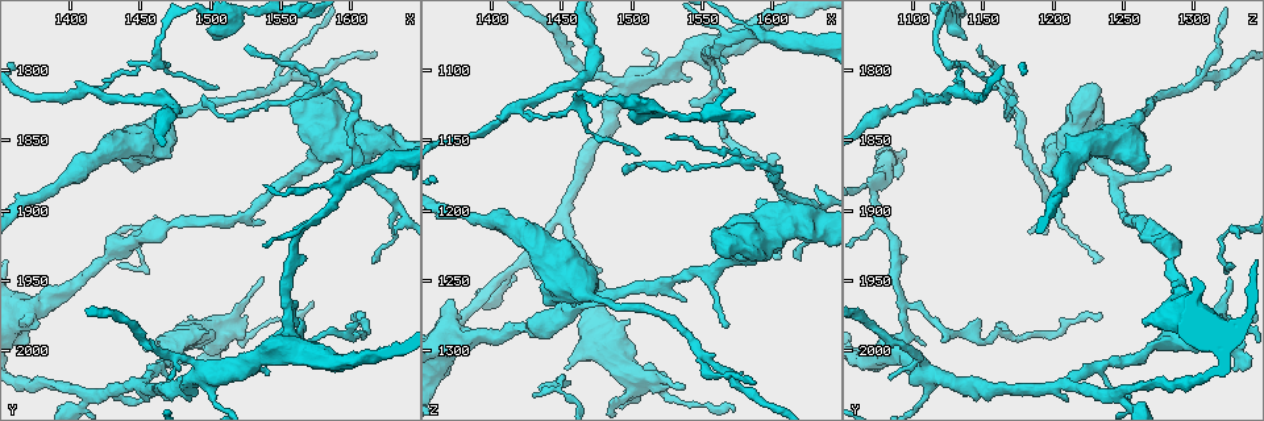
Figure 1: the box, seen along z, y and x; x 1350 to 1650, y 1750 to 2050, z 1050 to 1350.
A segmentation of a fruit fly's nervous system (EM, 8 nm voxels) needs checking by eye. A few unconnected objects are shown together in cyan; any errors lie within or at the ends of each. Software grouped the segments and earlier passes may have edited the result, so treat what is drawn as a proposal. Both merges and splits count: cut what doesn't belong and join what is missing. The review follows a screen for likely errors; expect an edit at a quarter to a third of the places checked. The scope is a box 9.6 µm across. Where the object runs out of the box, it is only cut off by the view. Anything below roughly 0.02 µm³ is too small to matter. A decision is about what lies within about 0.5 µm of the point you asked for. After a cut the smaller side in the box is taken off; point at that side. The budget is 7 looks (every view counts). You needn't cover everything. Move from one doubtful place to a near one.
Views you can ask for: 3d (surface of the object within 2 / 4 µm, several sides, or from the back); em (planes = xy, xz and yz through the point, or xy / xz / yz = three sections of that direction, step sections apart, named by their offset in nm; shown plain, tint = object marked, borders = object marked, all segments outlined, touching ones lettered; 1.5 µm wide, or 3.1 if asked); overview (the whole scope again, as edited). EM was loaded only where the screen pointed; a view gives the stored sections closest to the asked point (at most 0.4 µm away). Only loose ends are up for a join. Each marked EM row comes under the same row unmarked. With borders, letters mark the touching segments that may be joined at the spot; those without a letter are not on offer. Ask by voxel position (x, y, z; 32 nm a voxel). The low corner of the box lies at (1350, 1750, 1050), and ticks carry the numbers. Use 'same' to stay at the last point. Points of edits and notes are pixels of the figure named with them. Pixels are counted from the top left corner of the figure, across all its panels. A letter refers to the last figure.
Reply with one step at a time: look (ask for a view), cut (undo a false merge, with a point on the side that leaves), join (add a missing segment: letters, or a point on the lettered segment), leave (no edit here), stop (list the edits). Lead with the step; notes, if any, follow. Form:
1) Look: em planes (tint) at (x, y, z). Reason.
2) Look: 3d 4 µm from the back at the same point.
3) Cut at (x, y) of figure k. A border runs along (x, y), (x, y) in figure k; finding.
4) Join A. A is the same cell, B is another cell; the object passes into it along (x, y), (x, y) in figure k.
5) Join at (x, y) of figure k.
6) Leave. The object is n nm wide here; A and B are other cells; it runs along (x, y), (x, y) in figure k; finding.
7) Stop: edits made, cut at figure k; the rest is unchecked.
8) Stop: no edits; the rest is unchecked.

Look: em planes (borders) at (1452, 1998, 1314). Branch stops here.

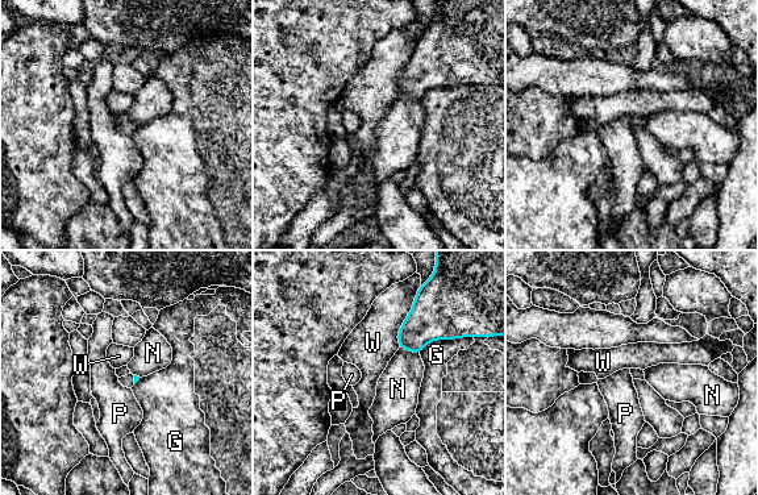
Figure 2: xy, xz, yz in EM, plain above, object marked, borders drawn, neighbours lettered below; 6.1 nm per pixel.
Leave. G, N, P and W are other cells; a border runs along (399, 346), (419, 353) in figure 2; no lettered segment goes on from it.

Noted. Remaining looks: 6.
Look: em planes (borders) at (1556, 1970, 1094). Side arm on a straight run.

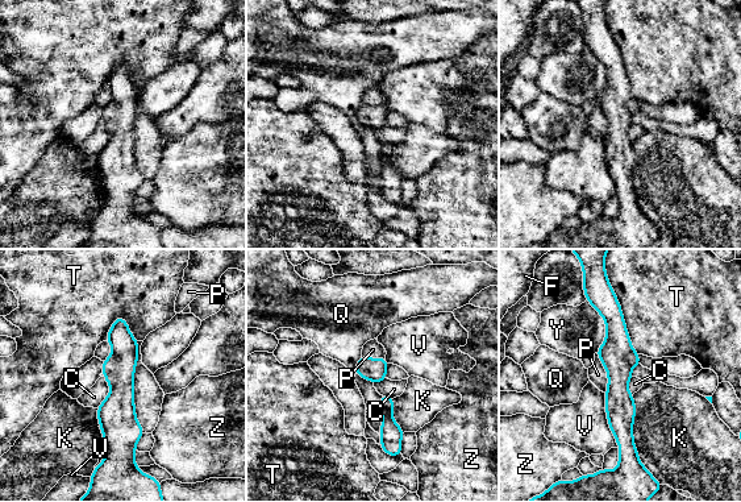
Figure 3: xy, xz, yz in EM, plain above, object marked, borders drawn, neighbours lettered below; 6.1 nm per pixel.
Leave. C, F, K, P, Q, T, V, Y and Z are other cells; a border runs along (104, 377), (109, 394), (96, 407) in figure 3; continuous, no second neuron.

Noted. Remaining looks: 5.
Look: em xy step 8 (tint) at (1548, 1806, 1304). A fork.

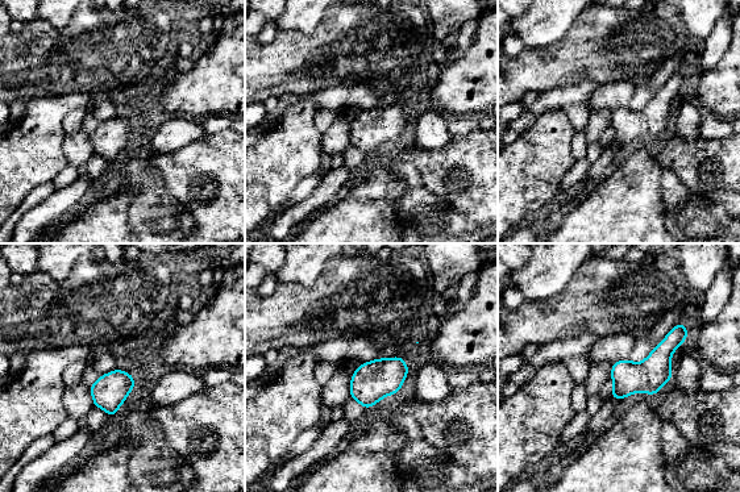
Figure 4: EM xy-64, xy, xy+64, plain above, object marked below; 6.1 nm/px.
Look: em planes (borders) at the same point. Another direction.

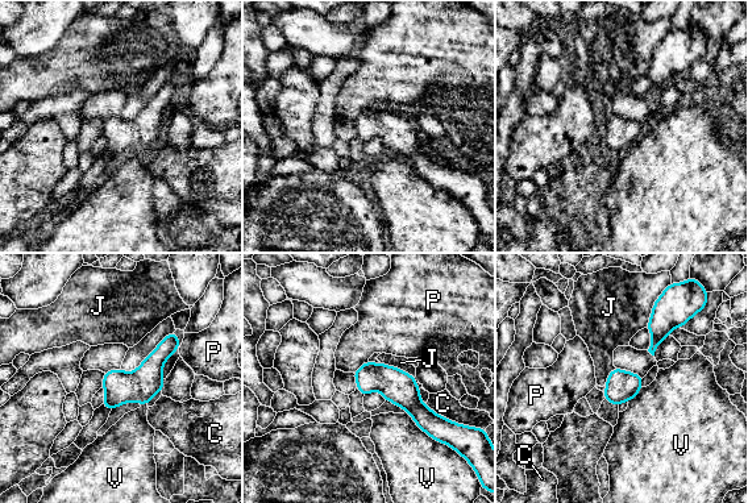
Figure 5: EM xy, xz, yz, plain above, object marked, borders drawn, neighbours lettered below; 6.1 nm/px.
Leave. C, J, P and V are other cells; it runs along (357, 374), (387, 379), (436, 425) in figure 5; all the same neuron.

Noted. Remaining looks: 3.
Stop: no edits; the rest is unchecked.

